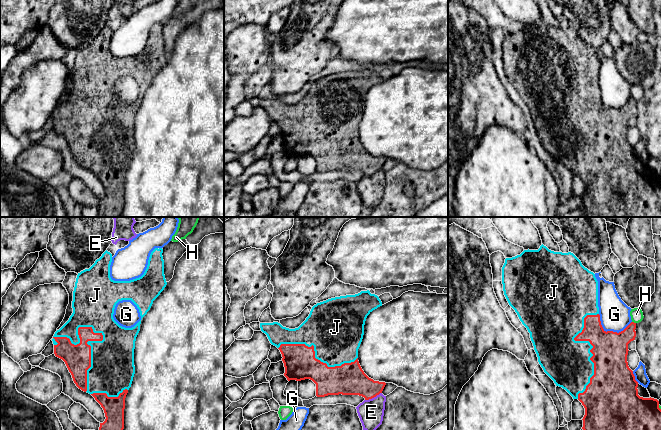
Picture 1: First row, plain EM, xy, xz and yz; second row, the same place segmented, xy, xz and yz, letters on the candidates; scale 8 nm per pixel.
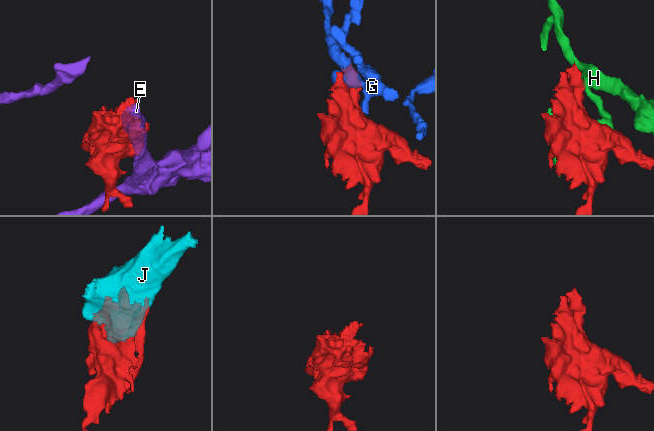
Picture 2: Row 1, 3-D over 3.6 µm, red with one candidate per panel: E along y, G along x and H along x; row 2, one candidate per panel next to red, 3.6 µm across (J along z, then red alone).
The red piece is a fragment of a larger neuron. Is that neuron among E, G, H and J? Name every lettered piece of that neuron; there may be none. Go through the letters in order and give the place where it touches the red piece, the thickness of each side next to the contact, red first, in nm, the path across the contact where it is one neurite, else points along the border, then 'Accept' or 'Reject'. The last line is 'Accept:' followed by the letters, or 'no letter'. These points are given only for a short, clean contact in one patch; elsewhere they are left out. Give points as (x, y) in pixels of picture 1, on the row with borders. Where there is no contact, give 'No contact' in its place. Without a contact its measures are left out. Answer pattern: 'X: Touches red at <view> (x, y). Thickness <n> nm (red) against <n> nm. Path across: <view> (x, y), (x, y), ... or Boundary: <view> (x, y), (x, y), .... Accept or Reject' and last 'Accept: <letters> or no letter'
E: Touches red at xz (373, 397). Thickness 260 nm (red) against 200 nm. Reject
G: Touches red at yz (610, 331). Thickness 280 nm (red) against 240 nm. Reject
H: Touches red at yz (633, 322). Thickness 240 nm (red) against 100 nm. Reject
J: Touches red at xy (89, 345). Thickness 220 nm (red) against 360 nm. Accept
Accept: J

